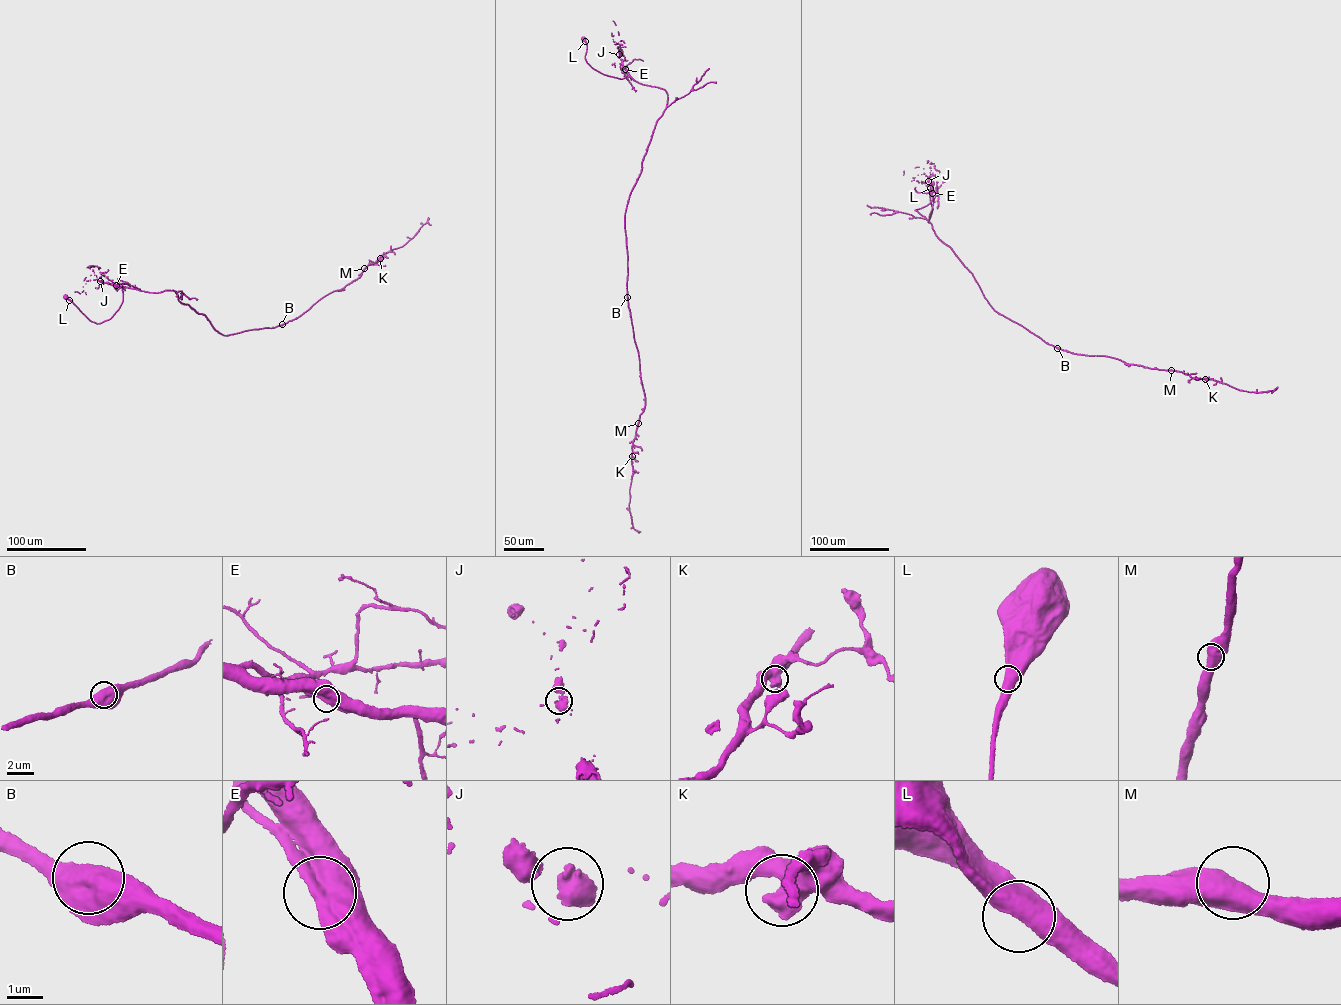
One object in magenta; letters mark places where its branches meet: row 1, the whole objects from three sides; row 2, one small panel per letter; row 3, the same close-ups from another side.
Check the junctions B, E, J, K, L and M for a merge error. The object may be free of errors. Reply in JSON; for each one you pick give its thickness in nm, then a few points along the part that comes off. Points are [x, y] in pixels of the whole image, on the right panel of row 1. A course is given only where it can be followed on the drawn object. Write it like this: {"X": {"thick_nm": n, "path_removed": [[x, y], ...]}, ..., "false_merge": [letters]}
{"false_merge": []}

